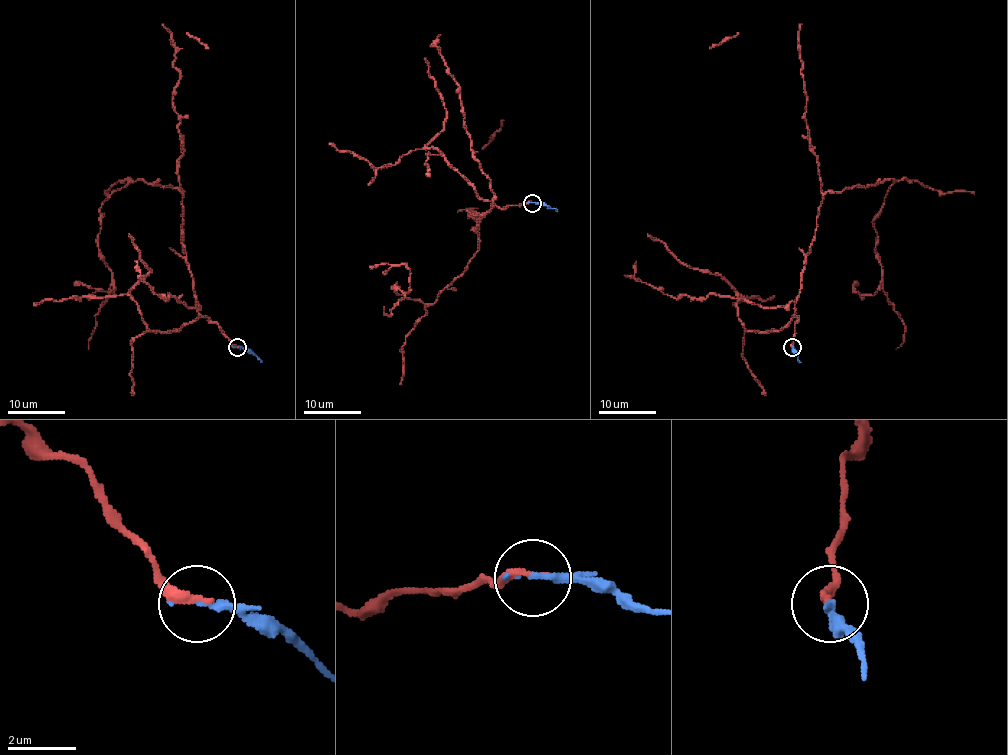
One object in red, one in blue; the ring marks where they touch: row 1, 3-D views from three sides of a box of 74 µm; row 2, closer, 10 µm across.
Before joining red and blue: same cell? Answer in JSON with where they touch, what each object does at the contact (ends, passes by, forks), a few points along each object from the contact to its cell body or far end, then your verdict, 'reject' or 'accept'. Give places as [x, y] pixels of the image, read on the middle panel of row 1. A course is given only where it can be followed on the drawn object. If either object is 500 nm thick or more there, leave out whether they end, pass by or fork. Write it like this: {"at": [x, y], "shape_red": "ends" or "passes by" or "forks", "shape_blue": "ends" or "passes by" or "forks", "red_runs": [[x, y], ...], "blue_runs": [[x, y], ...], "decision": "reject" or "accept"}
{"at": [532, 203], "shape_red": "ends", "shape_blue": "ends", "red_runs": [[531, 202], [492, 205], [478, 251], [434, 302], [398, 295], [397, 283], [404, 298], [391, 315], [384, 306]], "blue_runs": [[533, 202], [543, 202], [557, 211]], "decision": "accept"}

